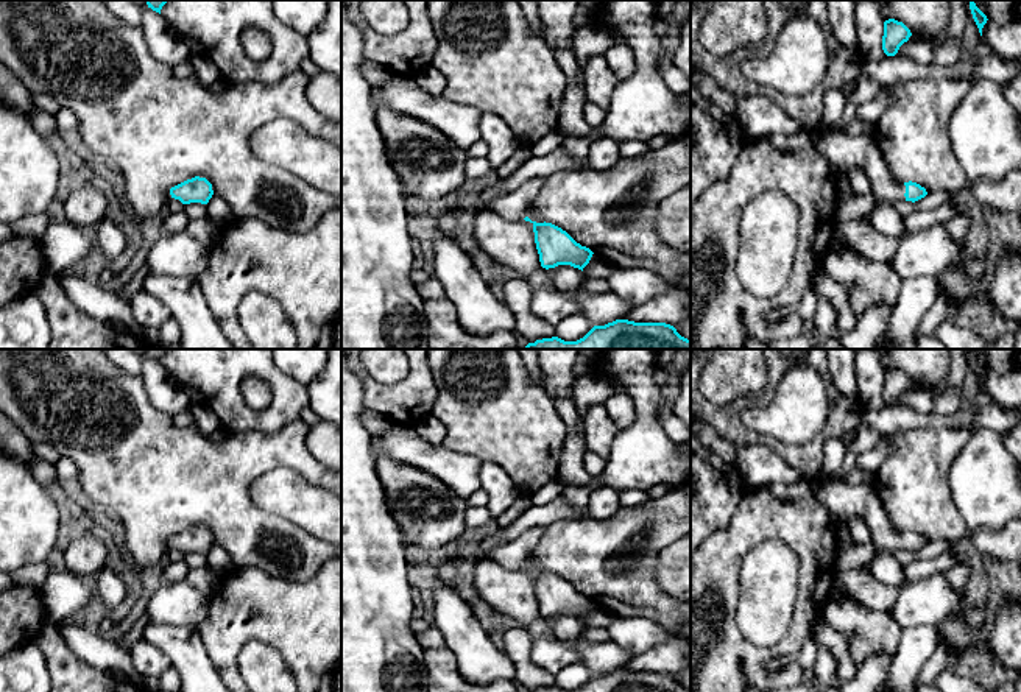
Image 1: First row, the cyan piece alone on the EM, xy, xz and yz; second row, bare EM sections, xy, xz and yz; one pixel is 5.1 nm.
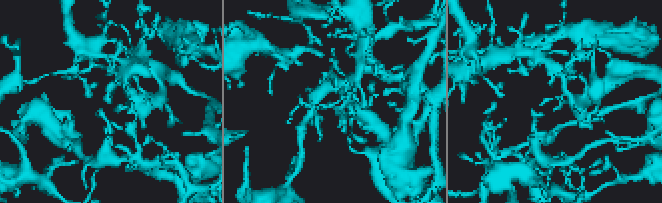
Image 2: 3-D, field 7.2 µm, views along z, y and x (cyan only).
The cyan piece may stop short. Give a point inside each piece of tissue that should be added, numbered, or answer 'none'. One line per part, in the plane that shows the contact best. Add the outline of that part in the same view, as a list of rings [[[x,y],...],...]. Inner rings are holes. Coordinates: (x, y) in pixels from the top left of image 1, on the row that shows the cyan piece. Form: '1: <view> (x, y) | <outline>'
1: yz (842, 151) | [[[839,128],[820,132],[814,140],[834,173],[859,168],[868,176],[876,207],[906,201],[906,185],[890,176],[873,134],[848,136]]]

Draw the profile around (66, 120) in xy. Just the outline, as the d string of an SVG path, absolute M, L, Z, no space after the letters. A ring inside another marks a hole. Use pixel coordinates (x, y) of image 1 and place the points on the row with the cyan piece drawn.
M61 106L53 117L59 131L78 131L78 118L69 108Z

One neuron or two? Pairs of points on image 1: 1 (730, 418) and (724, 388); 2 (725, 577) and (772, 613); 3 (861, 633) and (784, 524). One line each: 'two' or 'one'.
1: two
2: two
3: two

